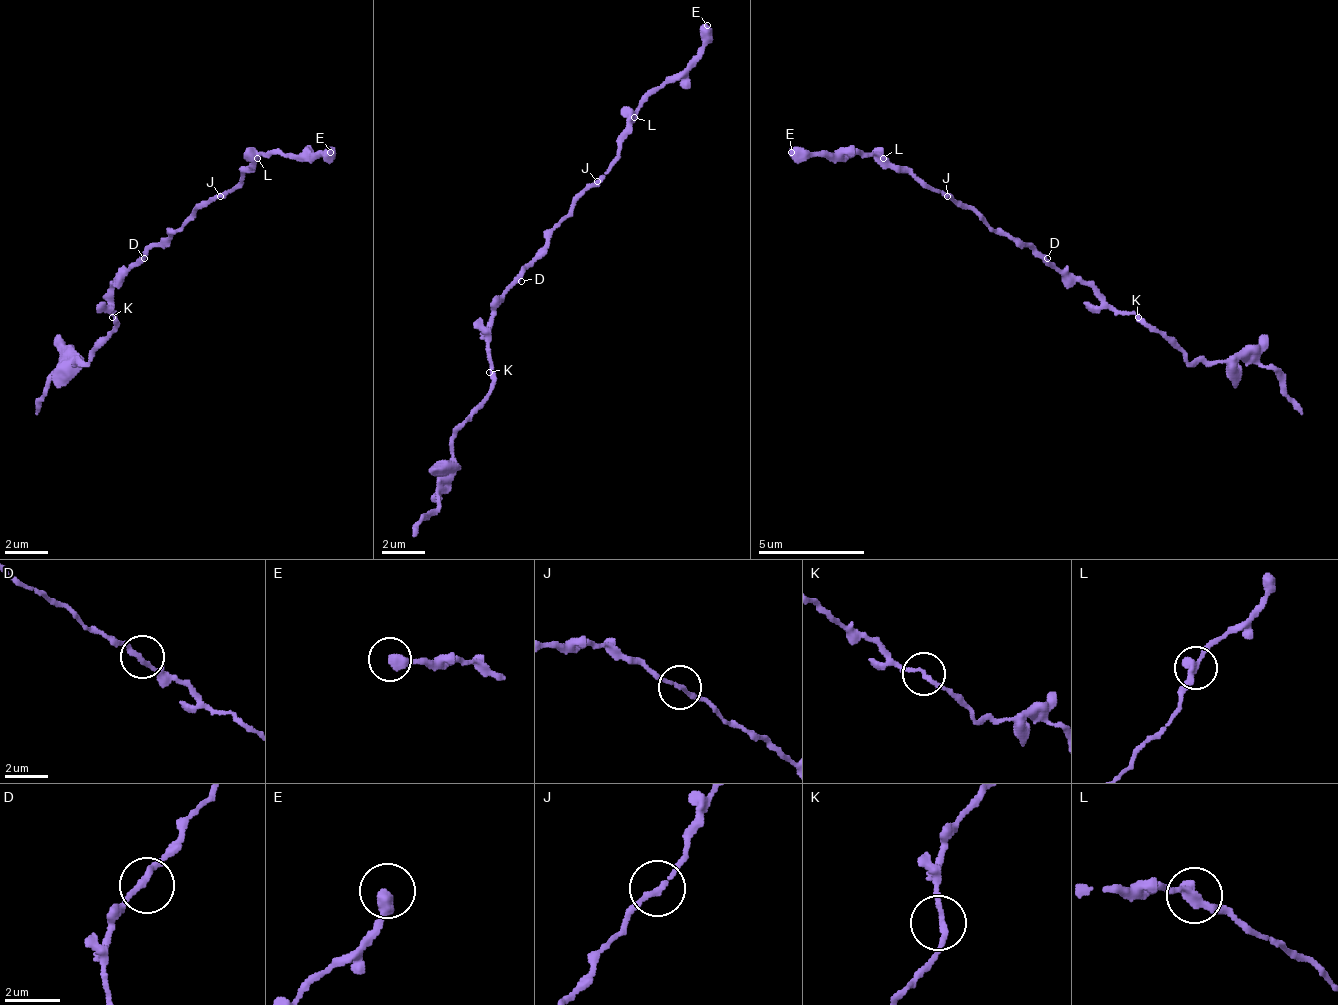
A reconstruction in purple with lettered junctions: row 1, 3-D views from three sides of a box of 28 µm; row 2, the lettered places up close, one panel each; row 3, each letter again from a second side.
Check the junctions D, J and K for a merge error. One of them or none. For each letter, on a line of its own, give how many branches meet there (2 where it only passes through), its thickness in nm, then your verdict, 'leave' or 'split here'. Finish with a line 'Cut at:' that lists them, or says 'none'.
D: 2 branches meet; 200 nm thick; leave
J: 2 branches meet; 170 nm thick; leave
K: 2 branches meet; 180 nm thick; leave
Cut at: none

